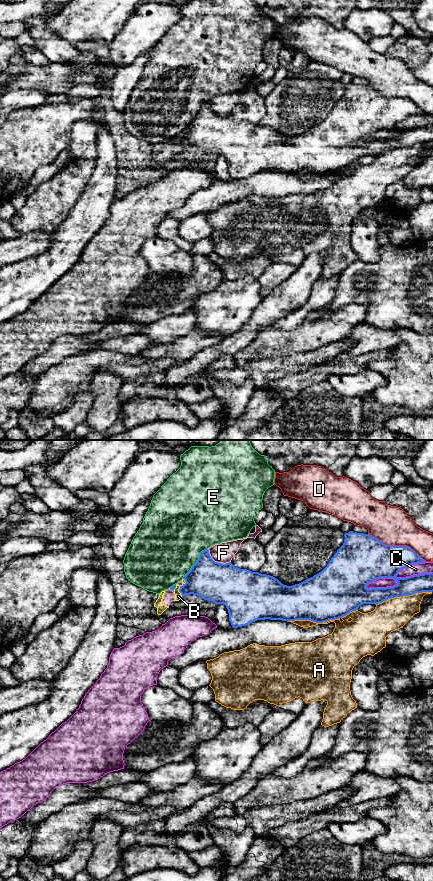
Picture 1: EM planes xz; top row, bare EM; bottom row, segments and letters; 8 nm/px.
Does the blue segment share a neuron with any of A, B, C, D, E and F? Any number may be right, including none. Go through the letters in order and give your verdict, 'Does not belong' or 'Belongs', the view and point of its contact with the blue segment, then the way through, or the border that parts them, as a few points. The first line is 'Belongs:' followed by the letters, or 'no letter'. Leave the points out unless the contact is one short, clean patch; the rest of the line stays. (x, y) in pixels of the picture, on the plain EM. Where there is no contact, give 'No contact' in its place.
Belongs: no letter
A: Does not belong. Touches blue at xz (403, 147)
B: Does not belong. Touches blue at xz (179, 143). Boundary: xz (179, 138), (179, 144), (182, 148)
C: Does not belong. Touches blue at xz (413, 127)
D: Does not belong. Touches blue at xz (397, 98)
E: Does not belong. Touches blue at xz (196, 114)
F: Does not belong. Touches blue at xz (217, 114)

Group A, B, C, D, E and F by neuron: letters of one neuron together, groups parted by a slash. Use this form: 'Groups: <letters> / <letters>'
Groups: A / B F / C / D / E

